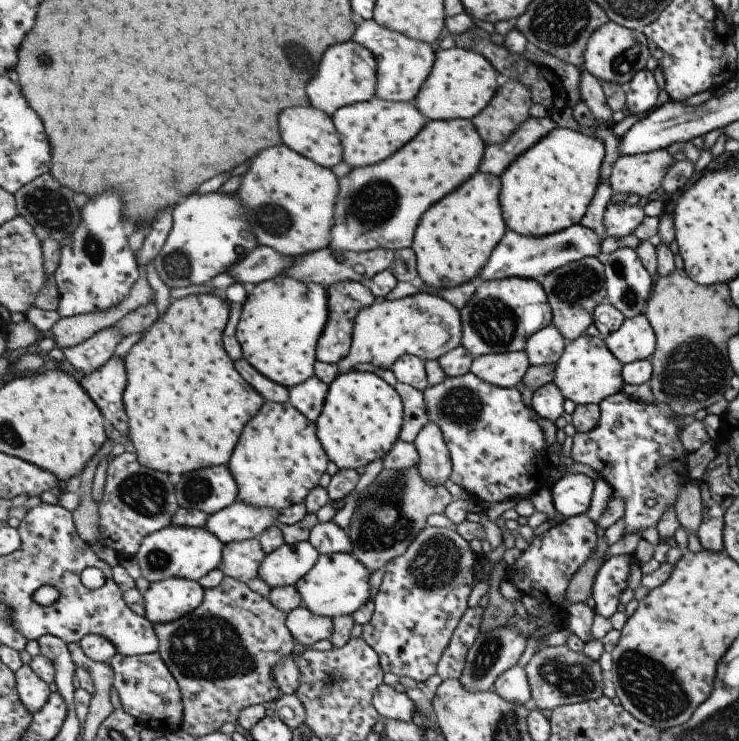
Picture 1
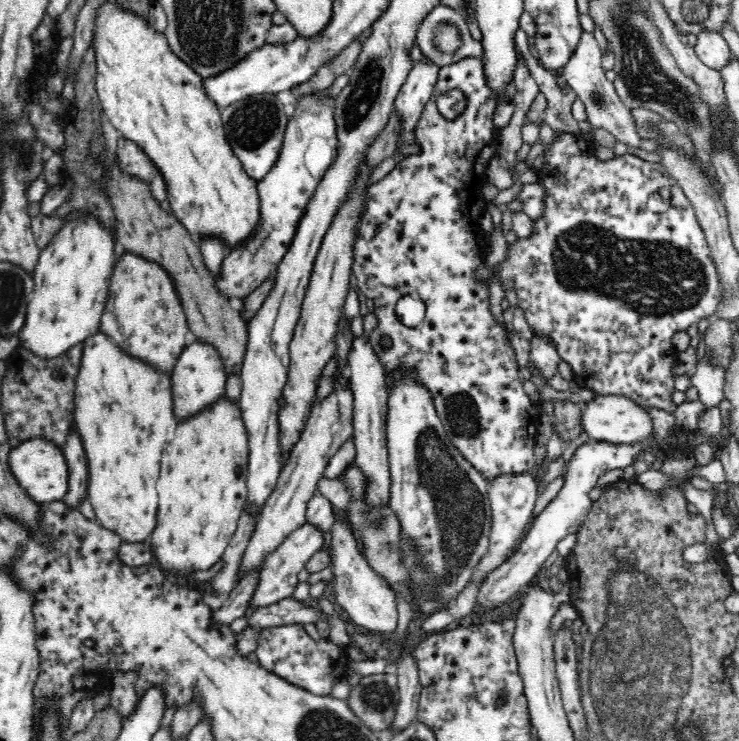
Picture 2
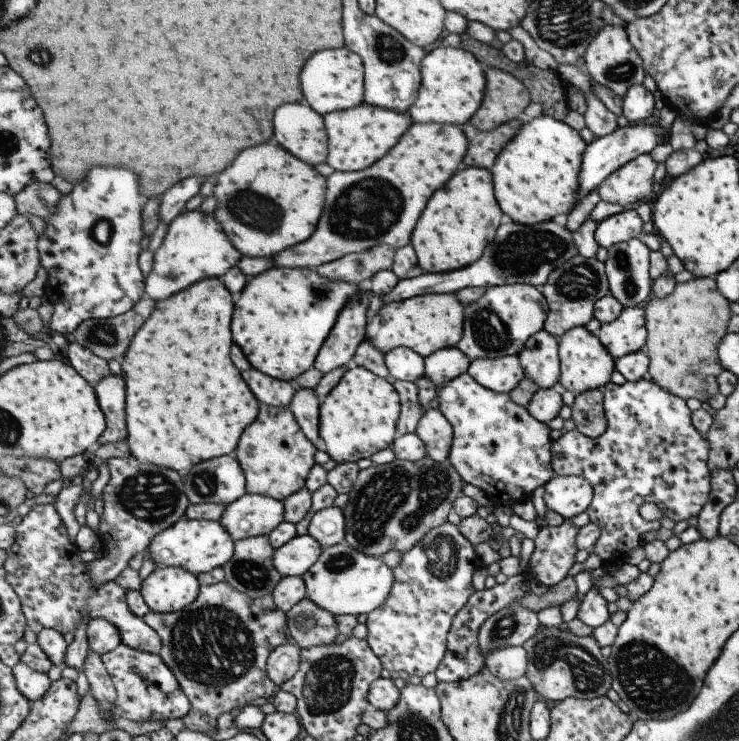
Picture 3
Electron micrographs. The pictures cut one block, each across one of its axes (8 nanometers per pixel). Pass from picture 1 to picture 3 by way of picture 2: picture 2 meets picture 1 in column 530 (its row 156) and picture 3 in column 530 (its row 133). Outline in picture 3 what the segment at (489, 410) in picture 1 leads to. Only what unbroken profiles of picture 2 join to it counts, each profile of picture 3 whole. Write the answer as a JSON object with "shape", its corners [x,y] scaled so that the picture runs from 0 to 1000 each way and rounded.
{"shape":[[[633,502],[621,507],[595,528],[593,552],[610,570],[616,591],[608,623],[625,642],[627,650],[652,660],[670,680],[683,680],[694,686],[701,677],[713,675],[729,656],[737,656],[748,646],[746,578],[729,570],[710,548],[691,540],[690,532],[664,526]]]}

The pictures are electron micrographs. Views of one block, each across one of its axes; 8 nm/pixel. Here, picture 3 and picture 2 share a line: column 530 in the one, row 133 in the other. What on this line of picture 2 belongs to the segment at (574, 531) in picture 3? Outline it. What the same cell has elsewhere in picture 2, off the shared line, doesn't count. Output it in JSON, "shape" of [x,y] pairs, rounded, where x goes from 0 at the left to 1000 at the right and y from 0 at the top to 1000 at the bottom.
{"shape":[[[754,178],[755,184],[746,194],[735,194],[739,219],[728,231],[729,247],[739,255],[739,289],[723,298],[723,313],[714,321],[698,324],[686,336],[682,352],[674,364],[674,374],[683,393],[696,391],[701,404],[700,412],[709,421],[720,448],[733,449],[750,459],[758,483],[774,497],[774,513],[786,524],[793,522],[812,530],[812,533],[842,533],[866,543],[876,551],[889,551],[912,560],[917,553],[917,544],[912,541],[912,491],[917,486],[917,476],[909,464],[912,451],[927,445],[939,435],[950,429],[965,429],[965,418],[973,406],[974,385],[969,374],[963,344],[953,320],[953,313],[942,296],[926,255],[920,252],[915,239],[896,220],[869,216],[863,211],[848,205],[834,209],[829,215],[815,217],[804,211],[804,193],[788,181]]]}

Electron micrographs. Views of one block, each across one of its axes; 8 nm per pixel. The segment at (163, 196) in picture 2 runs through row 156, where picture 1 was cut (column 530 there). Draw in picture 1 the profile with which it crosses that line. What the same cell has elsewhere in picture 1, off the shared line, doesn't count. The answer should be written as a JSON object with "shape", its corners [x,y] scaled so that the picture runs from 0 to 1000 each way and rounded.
{"shape":[[[719,157],[683,193],[658,197],[651,232],[678,239],[697,216],[737,188],[754,171],[744,157]]]}

